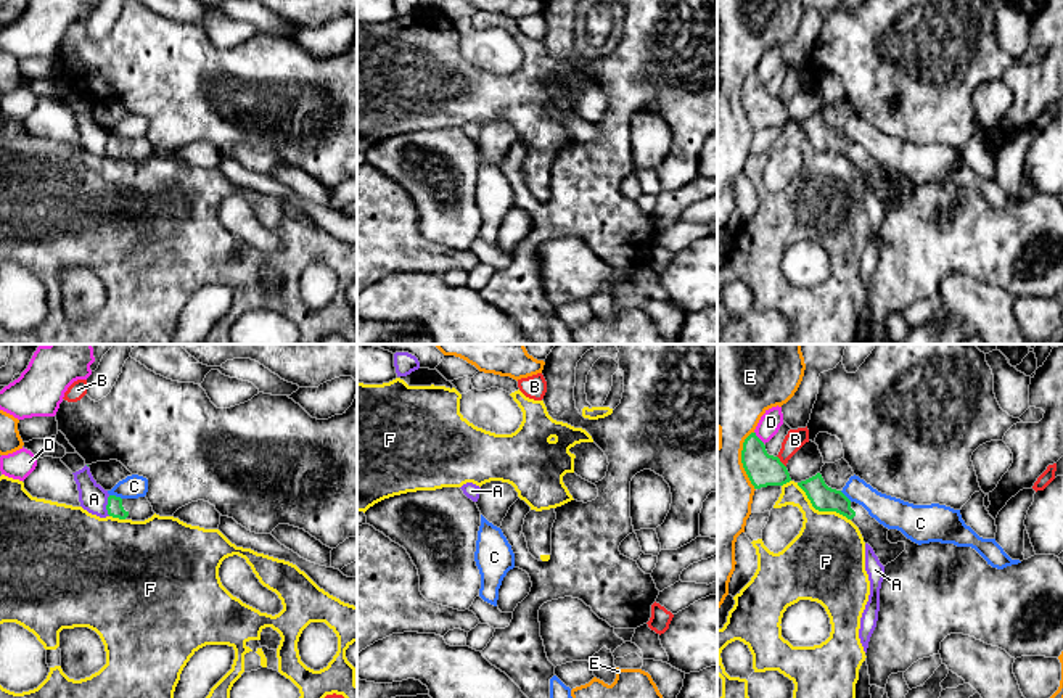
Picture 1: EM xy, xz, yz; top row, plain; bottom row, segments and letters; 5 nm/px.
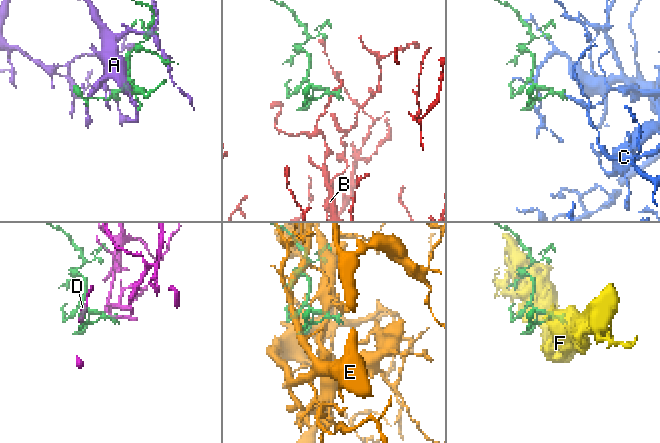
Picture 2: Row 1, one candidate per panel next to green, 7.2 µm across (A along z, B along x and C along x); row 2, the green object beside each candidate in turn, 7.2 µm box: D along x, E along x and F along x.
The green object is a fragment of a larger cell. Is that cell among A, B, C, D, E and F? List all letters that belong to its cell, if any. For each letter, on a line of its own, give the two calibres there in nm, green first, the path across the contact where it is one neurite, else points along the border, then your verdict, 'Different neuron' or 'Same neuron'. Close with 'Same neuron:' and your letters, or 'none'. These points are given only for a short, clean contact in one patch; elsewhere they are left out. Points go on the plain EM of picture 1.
A: Thickness 80 nm (green) against 140 nm. Different neuron
B: Thickness 160 nm (green) against 100 nm. Boundary: yz (777, 95), (785, 106). Different neuron
C: Thickness 80 nm (green) against 120 nm. Different neuron
D: Thickness 160 nm (green) against 110 nm. Boundary: yz (755, 71), (764, 82). Different neuron
E: Thickness 160 nm (green) against 340 nm. Different neuron
F: Thickness 130 nm (green) against 380 nm. Different neuron
Same neuron: none

